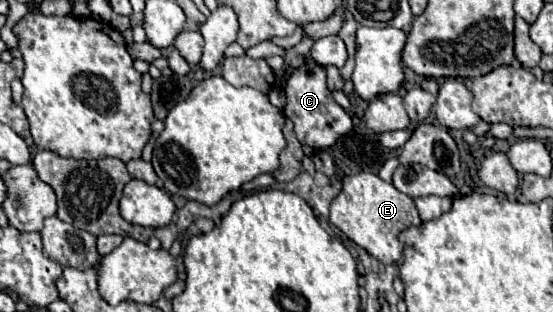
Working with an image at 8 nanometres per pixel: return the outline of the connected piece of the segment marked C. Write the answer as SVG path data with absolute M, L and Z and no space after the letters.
M308 60L290 74L284 92L286 92L284 114L294 122L296 138L302 144L308 144L312 148L328 148L340 136L352 130L352 118L334 102L330 90L326 88L326 74L322 66L314 64L312 60Z

